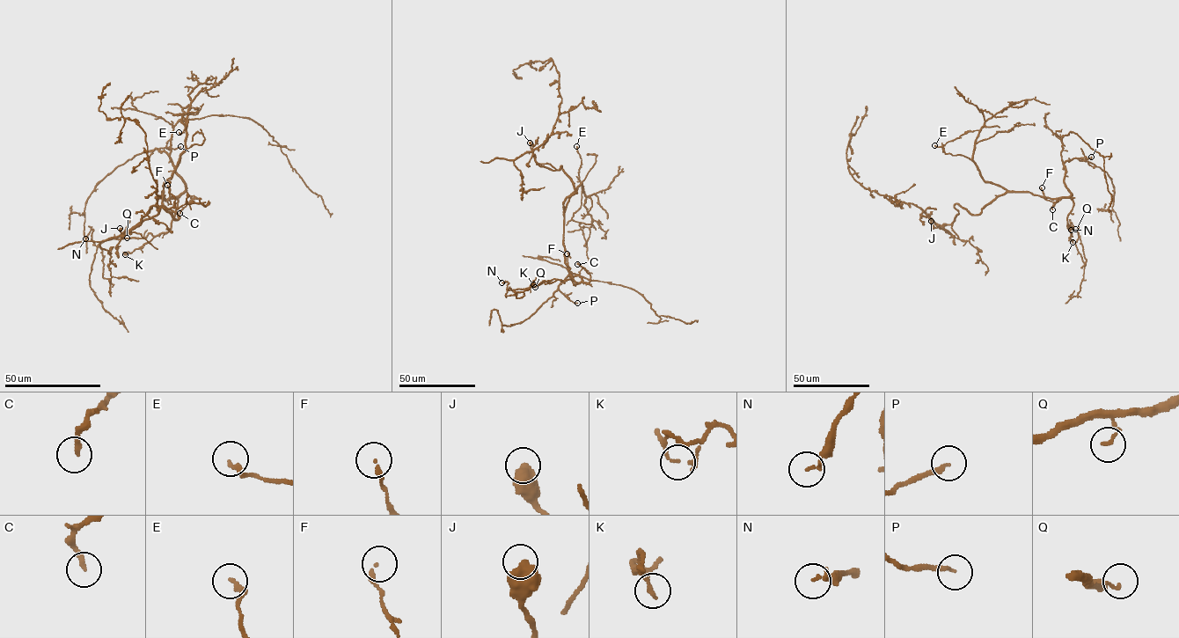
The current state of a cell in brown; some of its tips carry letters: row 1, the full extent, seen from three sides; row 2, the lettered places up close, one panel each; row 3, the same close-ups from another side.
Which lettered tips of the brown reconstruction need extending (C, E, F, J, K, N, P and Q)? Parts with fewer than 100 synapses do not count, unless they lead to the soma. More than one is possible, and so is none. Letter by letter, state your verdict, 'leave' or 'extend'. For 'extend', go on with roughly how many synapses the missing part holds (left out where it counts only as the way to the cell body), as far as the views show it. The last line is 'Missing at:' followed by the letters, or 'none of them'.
C: leave
E: leave
F: leave
J: leave
K: leave
N: leave
P: leave
Q: leave
Missing at: none of them

